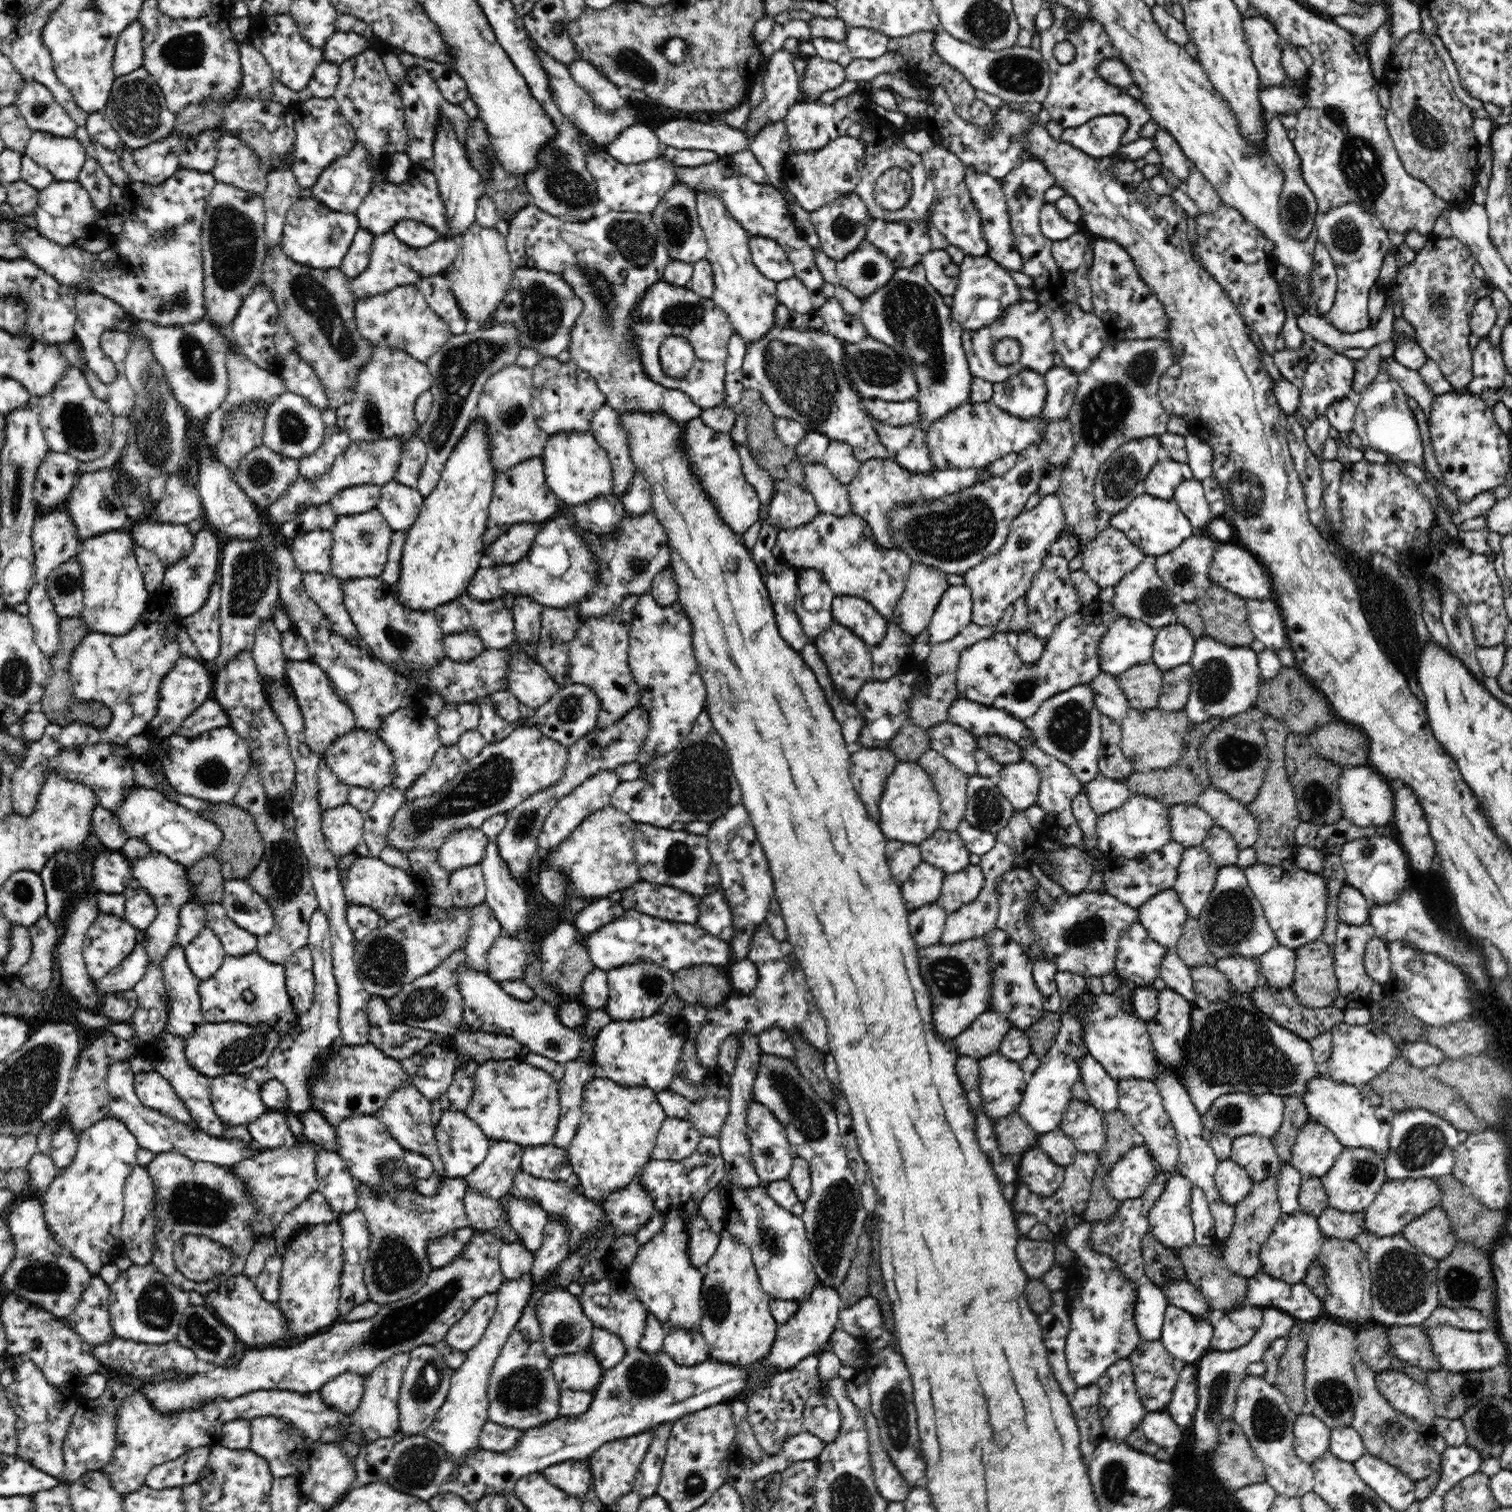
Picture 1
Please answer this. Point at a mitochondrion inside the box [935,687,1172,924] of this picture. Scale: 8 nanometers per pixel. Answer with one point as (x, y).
(1068, 730)

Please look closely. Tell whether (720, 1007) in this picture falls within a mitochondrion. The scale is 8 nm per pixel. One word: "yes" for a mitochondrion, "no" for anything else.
no

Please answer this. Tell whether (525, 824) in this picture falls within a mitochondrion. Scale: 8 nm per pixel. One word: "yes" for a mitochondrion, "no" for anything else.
yes

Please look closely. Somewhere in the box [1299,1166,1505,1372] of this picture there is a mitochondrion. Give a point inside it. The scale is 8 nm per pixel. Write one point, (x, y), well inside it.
(1405, 1281)

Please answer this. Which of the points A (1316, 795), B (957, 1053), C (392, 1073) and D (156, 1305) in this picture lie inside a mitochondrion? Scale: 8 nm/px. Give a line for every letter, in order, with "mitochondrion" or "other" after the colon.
A: mitochondrion
B: other
C: other
D: mitochondrion

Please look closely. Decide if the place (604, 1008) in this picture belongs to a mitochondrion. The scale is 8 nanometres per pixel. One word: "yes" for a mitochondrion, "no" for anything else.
no

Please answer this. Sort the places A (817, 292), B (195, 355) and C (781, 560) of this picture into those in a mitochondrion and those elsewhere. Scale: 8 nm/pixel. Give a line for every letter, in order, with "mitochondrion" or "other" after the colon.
A: other
B: mitochondrion
C: other

